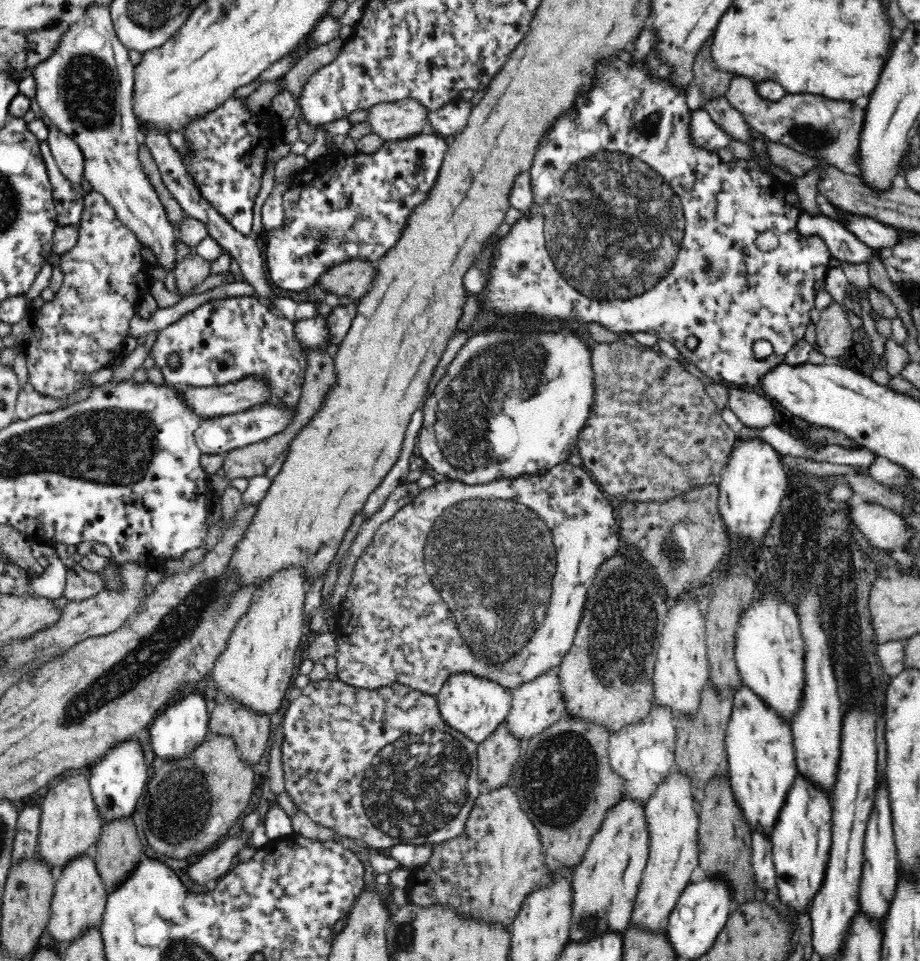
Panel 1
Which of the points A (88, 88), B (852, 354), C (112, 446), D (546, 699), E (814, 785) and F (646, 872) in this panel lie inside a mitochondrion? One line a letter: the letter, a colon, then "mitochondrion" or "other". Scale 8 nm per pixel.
A: mitochondrion
B: other
C: mitochondrion
D: other
E: other
F: other

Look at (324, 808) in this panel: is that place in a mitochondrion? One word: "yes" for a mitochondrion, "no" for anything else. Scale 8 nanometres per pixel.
no

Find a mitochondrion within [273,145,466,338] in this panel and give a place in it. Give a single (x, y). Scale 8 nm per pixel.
(322, 233)

